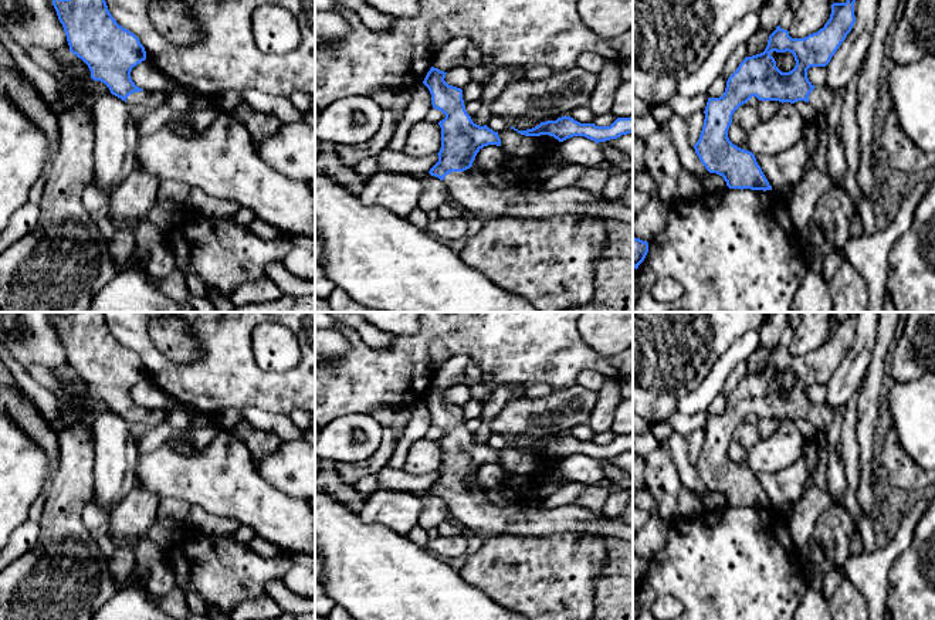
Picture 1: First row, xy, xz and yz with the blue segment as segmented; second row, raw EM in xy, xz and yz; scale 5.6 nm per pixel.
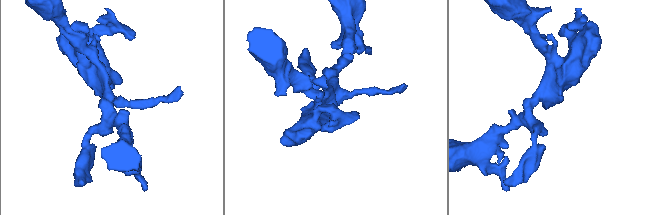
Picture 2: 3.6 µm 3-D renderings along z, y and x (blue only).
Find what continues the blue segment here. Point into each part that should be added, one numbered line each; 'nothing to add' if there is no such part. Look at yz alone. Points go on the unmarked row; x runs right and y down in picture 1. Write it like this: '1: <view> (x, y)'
1: yz (822, 416)

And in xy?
1: xy (153, 417)

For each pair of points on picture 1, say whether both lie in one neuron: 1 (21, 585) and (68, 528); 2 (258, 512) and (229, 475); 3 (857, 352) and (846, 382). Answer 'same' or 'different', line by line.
1: same
2: same
3: same

